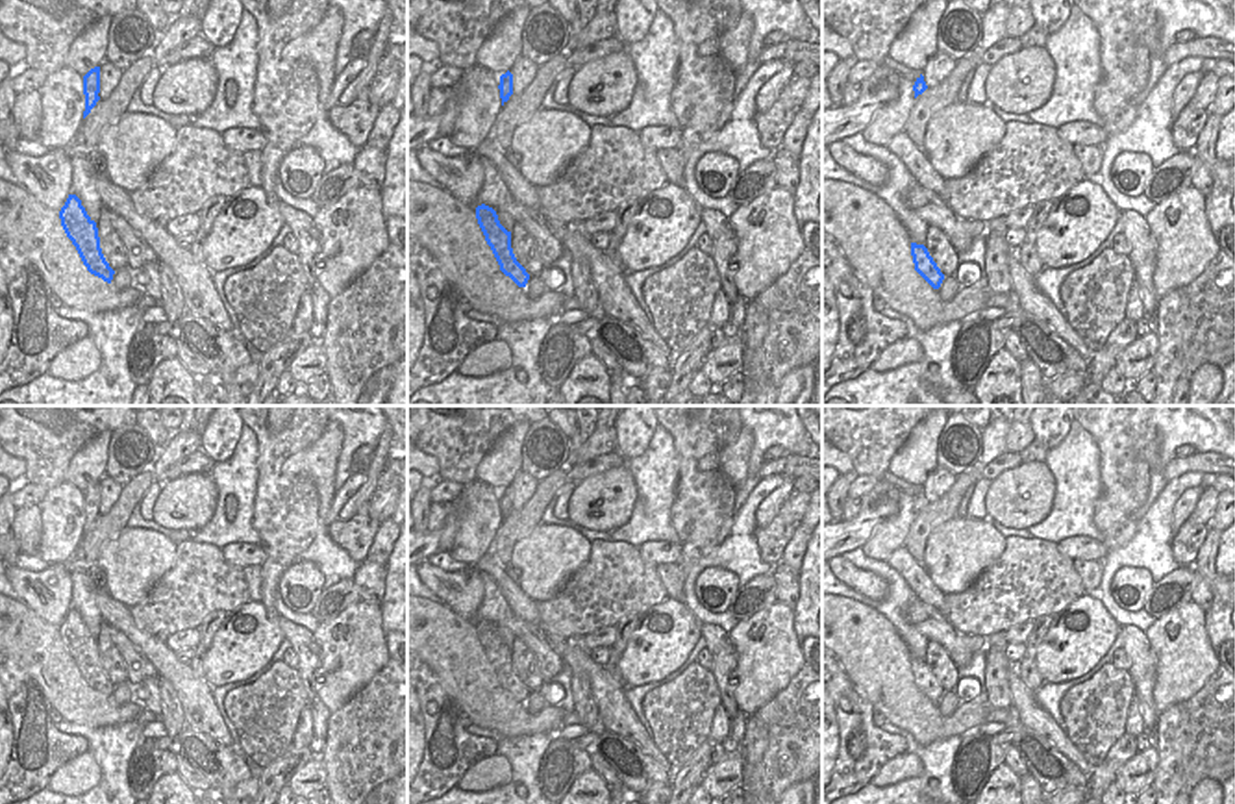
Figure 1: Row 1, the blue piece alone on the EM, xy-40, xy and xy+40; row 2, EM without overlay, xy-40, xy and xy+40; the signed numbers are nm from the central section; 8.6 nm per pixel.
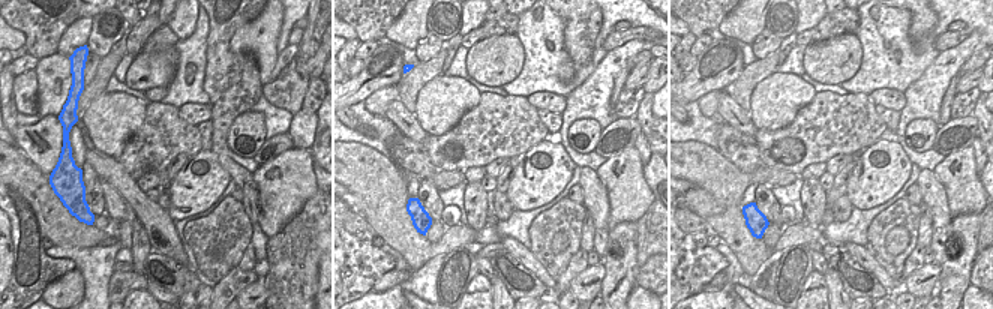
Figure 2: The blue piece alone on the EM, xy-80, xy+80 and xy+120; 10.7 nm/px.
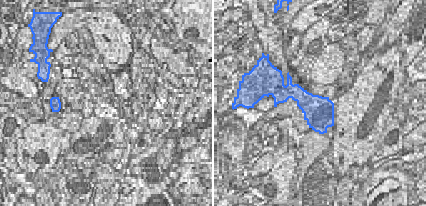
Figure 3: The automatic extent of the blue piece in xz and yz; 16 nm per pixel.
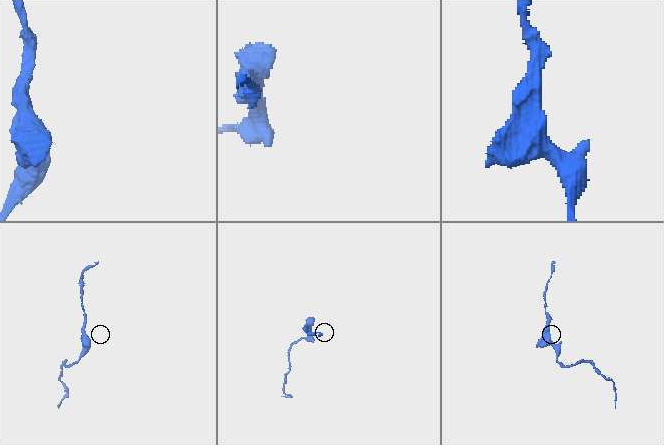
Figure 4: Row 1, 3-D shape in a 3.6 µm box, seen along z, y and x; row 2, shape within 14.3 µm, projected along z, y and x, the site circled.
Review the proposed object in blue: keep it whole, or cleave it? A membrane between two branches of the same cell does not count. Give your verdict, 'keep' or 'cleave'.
keep

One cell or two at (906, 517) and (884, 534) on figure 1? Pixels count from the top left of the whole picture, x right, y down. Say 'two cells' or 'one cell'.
one cell

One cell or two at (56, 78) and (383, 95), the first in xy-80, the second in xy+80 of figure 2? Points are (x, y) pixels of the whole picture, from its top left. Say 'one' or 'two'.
one

